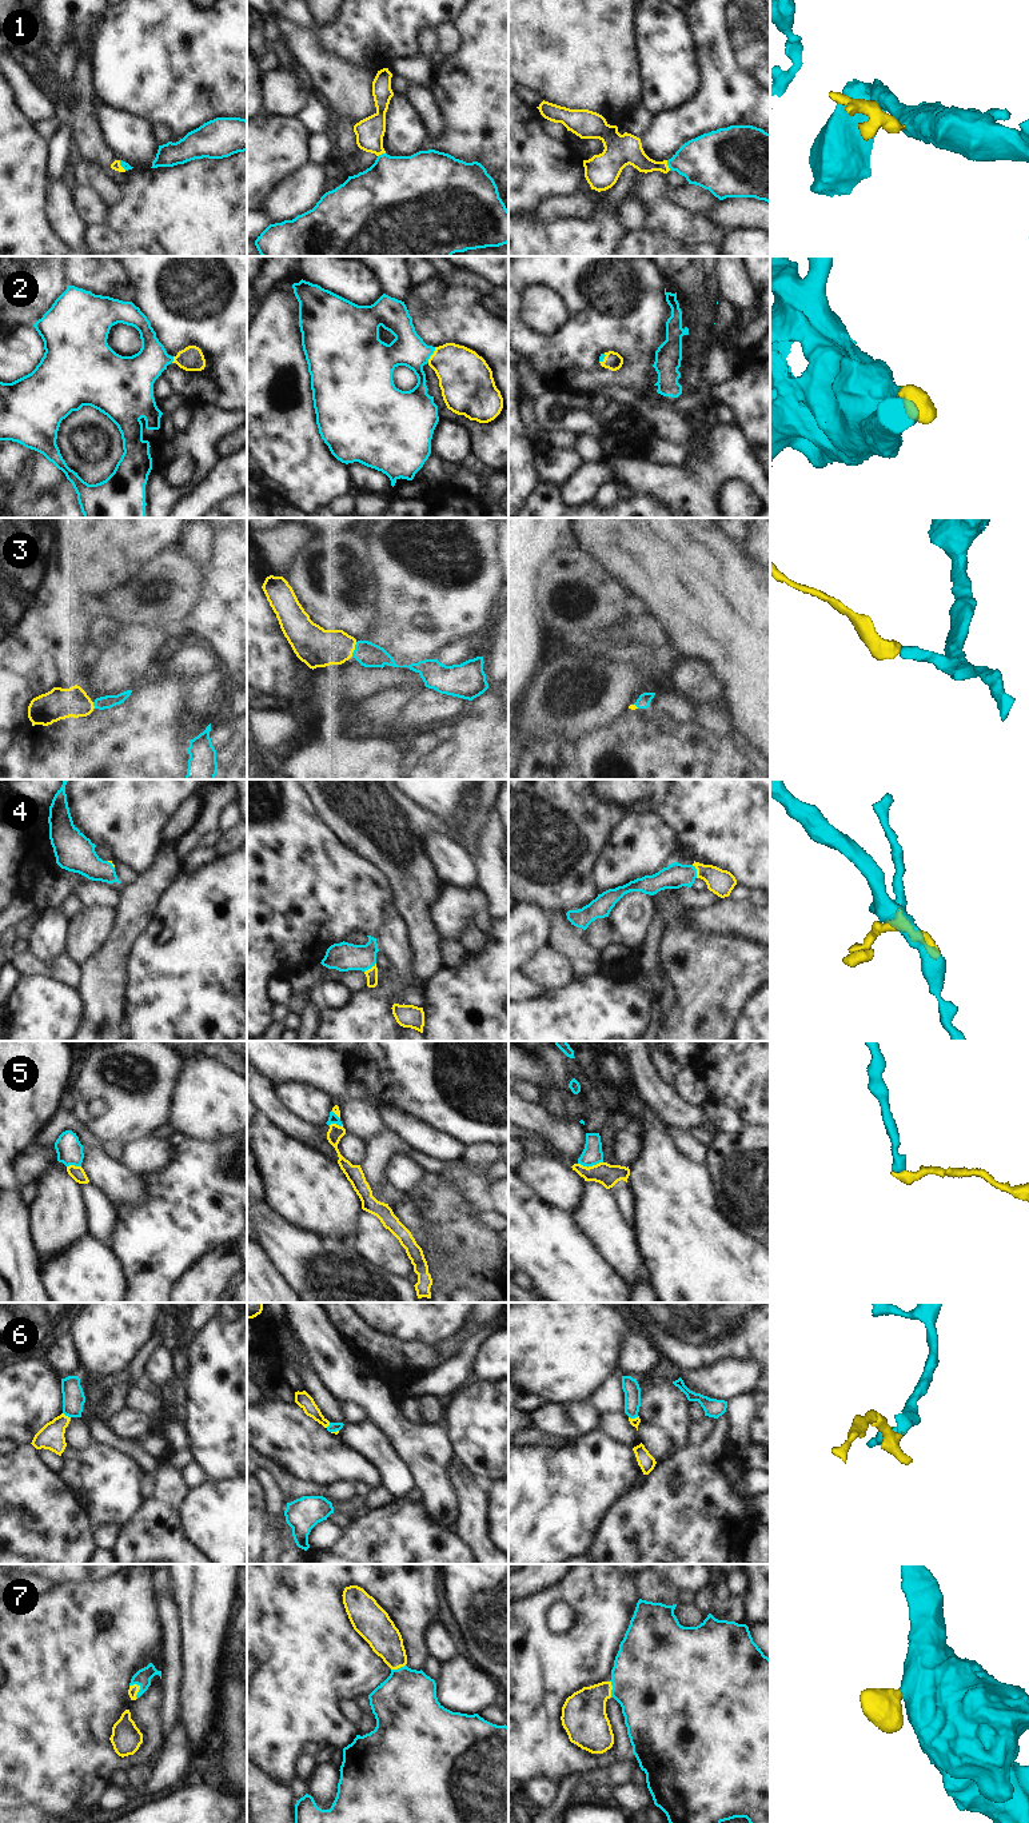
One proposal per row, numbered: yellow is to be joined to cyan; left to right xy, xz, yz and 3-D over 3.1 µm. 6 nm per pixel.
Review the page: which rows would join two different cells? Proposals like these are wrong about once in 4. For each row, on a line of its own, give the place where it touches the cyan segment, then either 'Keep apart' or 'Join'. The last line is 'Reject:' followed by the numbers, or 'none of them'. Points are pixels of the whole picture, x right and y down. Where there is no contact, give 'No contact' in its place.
1: Touches cyan at yz (667, 164). Join
2: Touches cyan at xz (431, 354). Join
3: Touches cyan at xz (355, 649). Join
4: Touches cyan at yz (696, 872). Join
5: Touches cyan at yz (590, 1165). Keep apart
6: Touches cyan at xy (67, 1415). Join
7: Touches cyan at xy (139, 1690). Join
Reject: 5.

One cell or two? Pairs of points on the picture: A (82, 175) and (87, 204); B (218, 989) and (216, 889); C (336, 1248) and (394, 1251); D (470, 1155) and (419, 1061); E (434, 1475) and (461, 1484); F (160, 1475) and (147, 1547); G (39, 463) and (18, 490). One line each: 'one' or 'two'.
A: two
B: one
C: two
D: two
E: two
F: one
G: one

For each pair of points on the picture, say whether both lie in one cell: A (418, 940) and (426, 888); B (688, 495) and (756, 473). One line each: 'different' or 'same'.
A: same
B: same

